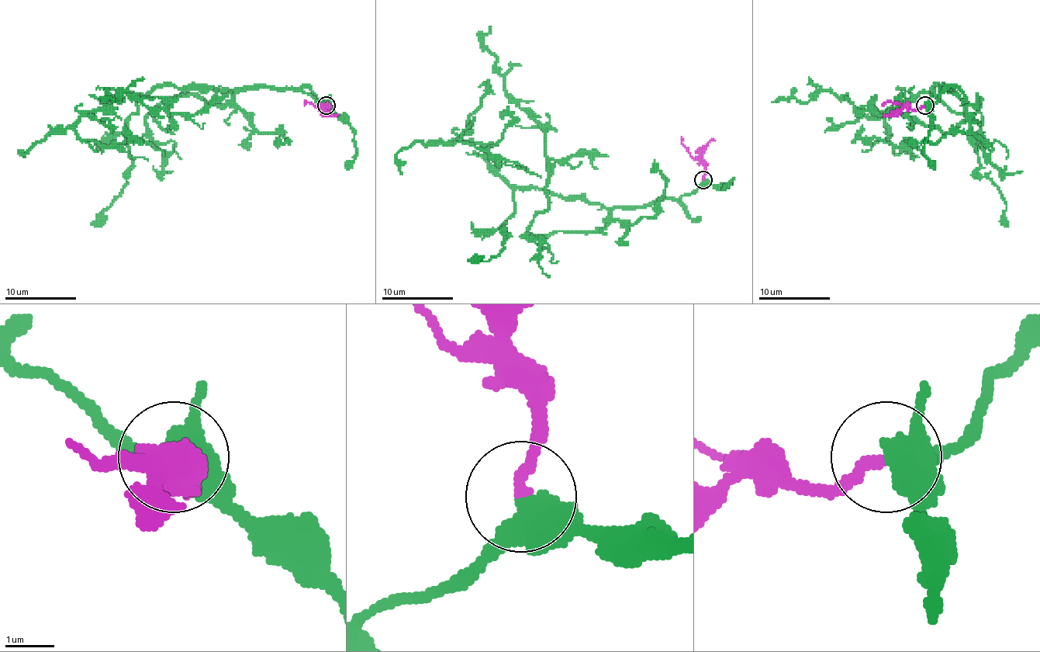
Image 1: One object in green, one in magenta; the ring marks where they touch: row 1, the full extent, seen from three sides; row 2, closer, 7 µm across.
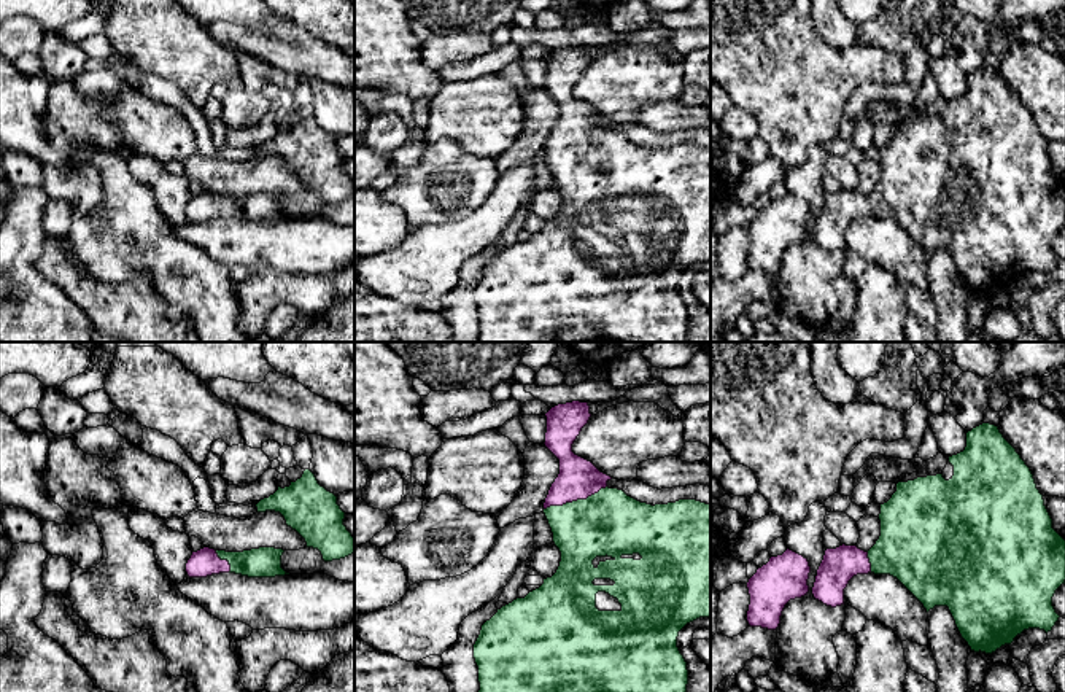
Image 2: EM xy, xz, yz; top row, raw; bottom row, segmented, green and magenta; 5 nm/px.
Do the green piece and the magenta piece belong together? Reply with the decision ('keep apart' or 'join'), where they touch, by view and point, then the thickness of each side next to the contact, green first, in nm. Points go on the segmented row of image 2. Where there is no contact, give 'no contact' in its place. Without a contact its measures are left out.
join | xz (574, 501) | 320/200 nm

